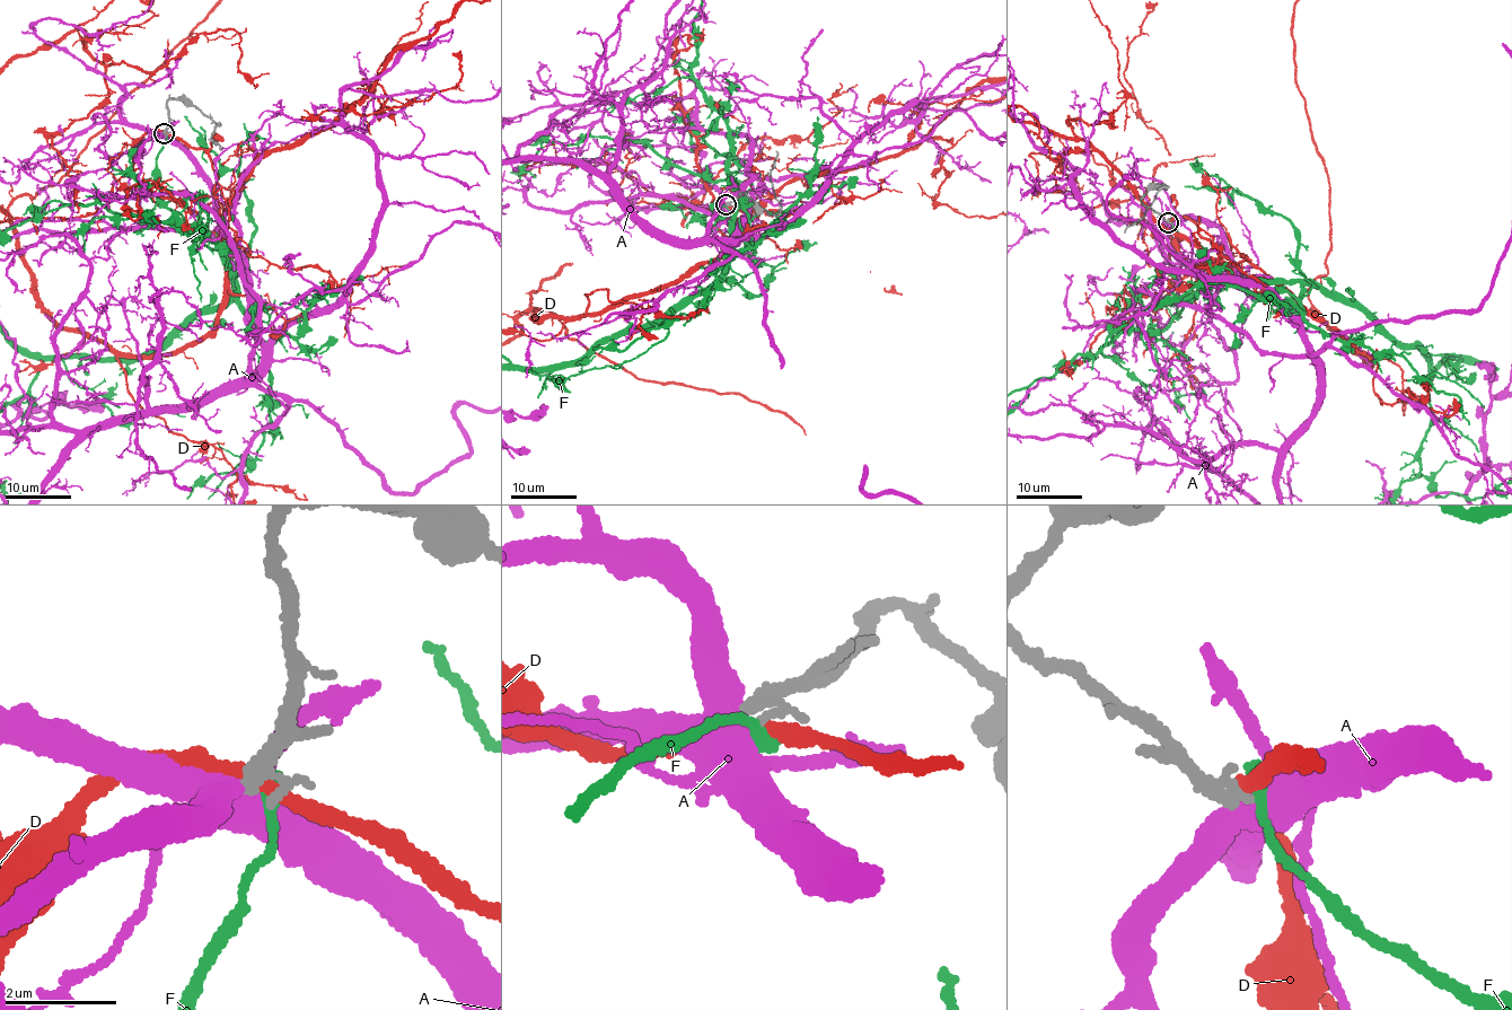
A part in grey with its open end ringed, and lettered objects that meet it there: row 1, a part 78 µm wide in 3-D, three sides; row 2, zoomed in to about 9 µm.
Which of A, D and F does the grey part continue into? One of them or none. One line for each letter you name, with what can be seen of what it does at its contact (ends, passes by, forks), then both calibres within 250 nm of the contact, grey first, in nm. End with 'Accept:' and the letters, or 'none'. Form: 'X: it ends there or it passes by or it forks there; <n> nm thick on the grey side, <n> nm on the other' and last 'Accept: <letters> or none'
Accept: none

